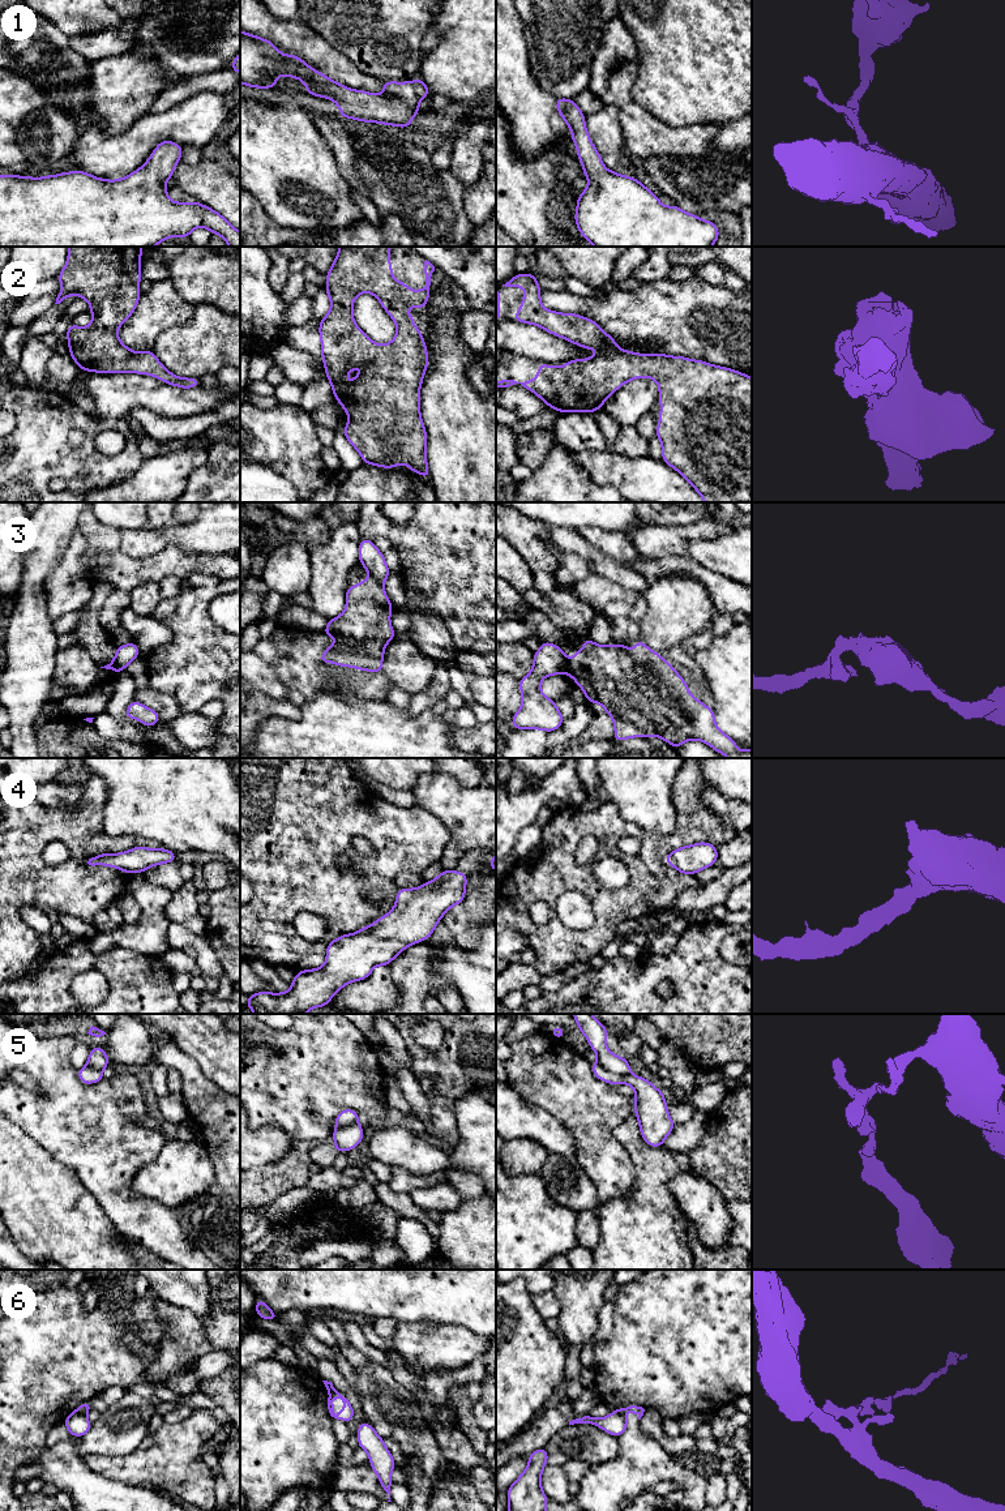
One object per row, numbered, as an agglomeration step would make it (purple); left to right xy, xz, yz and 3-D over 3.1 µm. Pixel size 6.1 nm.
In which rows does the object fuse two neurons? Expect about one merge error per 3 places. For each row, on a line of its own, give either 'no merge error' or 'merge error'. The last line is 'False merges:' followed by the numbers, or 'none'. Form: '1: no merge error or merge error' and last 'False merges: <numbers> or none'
1: no merge error
2: no merge error
3: merge error
4: no merge error
5: merge error
6: merge error
False merges: 3, 5, 6

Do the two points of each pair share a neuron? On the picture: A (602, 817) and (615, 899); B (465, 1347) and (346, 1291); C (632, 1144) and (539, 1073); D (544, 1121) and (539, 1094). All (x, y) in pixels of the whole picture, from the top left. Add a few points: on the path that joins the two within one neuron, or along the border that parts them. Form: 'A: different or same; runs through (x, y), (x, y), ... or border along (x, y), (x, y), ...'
A: same; runs through (608, 839), (608, 843), (634, 868), (634, 881)
B: different; border along (445, 1323), (419, 1321), (398, 1325)
C: different; border along (632, 1111), (614, 1129), (614, 1137), (629, 1156)
D: different; border along (516, 1091), (529, 1103), (550, 1112), (565, 1128)

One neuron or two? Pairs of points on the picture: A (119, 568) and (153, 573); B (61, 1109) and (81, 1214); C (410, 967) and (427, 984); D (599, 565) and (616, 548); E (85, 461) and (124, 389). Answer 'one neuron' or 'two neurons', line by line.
A: one neuron
B: two neurons
C: one neuron
D: two neurons
E: two neurons

